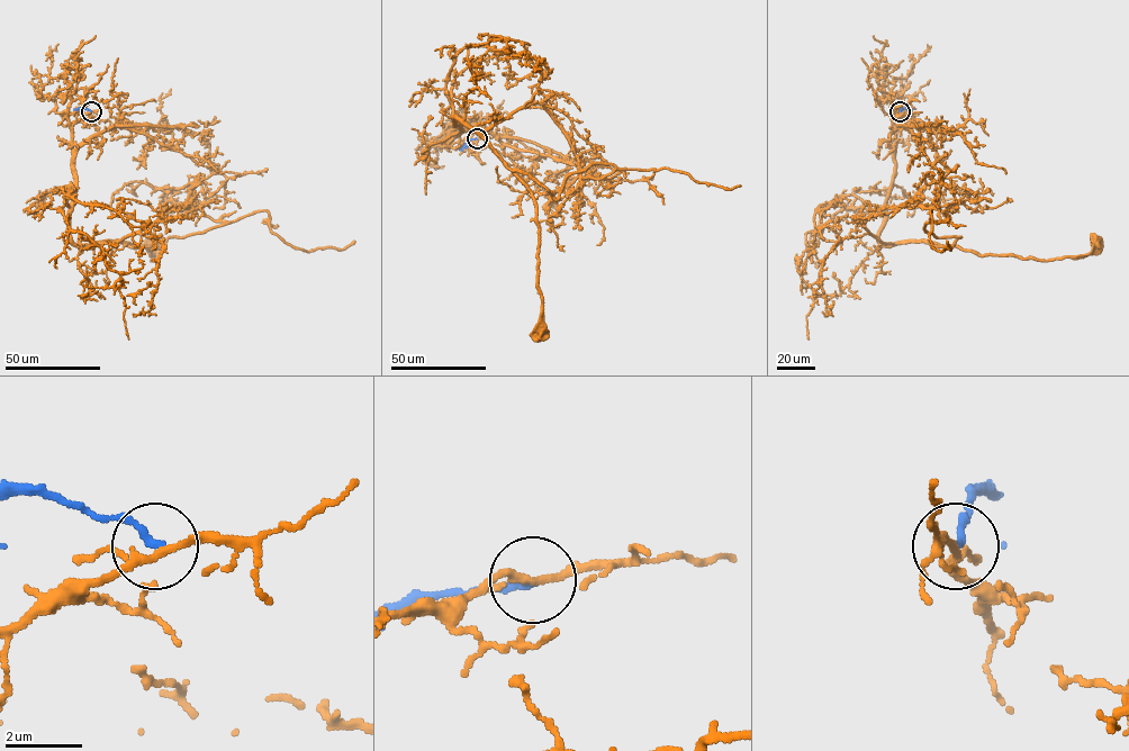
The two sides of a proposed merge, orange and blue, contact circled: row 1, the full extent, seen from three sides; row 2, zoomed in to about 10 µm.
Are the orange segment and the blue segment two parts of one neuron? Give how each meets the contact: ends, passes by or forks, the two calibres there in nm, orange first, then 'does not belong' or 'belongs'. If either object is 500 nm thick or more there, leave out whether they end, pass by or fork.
orange forks there; blue ends there; 160 nm thick on the orange side, 180 nm on the other; does not belong

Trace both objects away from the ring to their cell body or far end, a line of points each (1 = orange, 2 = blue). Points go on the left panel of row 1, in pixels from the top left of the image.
1: (91, 111), (71, 126), (71, 240), (79, 244), (123, 241), (143, 245), (152, 260), (156, 256), (154, 242)
2: (91, 111), (74, 110)

